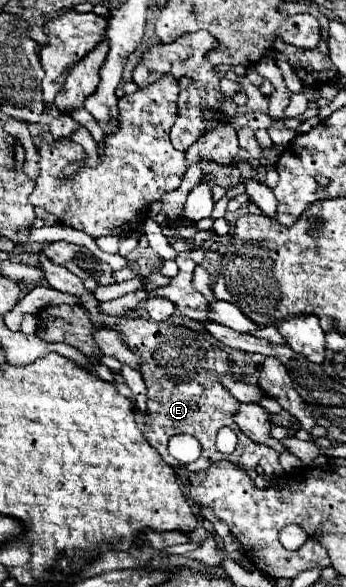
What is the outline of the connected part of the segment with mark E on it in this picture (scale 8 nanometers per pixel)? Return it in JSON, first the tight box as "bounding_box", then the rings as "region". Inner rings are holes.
{"bounding_box":[40,254,284,478],"region":[[[40,254],[40,266],[46,270],[46,282],[54,290],[76,296],[80,300],[80,306],[84,306],[84,310],[88,310],[88,316],[92,318],[92,322],[102,322],[106,328],[118,330],[122,334],[124,344],[134,354],[140,354],[140,358],[142,358],[140,374],[148,388],[148,394],[146,394],[148,414],[142,414],[140,428],[142,428],[146,440],[156,450],[160,450],[160,456],[166,462],[170,462],[174,468],[184,468],[188,472],[200,472],[200,470],[208,470],[208,466],[214,464],[216,460],[228,458],[246,474],[254,472],[258,466],[264,470],[264,474],[268,478],[278,478],[284,472],[278,462],[278,454],[264,444],[252,442],[246,434],[240,434],[238,446],[232,454],[226,456],[226,454],[220,454],[214,450],[216,432],[222,426],[230,426],[236,430],[236,422],[234,422],[232,414],[236,414],[236,406],[240,406],[240,402],[222,386],[220,378],[230,376],[236,382],[244,382],[246,374],[242,374],[236,368],[236,364],[228,358],[228,354],[220,346],[214,344],[216,340],[212,338],[212,334],[208,330],[198,332],[198,330],[190,330],[180,324],[154,322],[154,320],[146,320],[146,318],[108,318],[108,314],[100,314],[102,304],[94,298],[94,294],[82,284],[82,280],[78,276],[64,270],[62,266],[50,262],[44,254]],[[174,434],[196,436],[202,446],[202,458],[198,458],[196,462],[186,464],[186,466],[172,462],[172,458],[168,458],[170,456],[168,440]]]}

